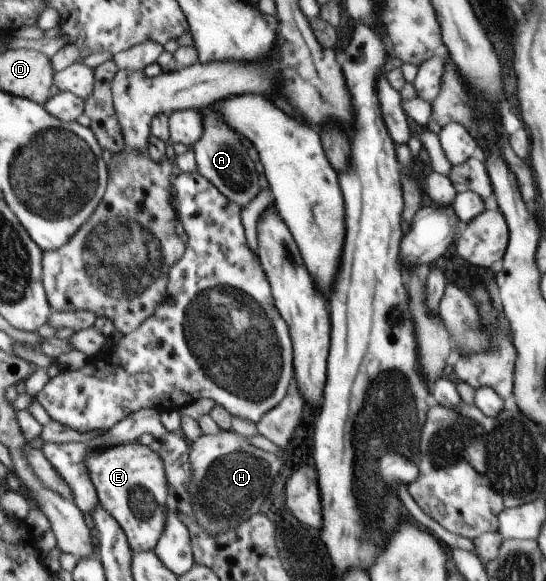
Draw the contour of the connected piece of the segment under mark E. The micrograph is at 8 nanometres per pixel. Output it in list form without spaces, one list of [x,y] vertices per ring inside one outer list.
[[[137,441],[124,442],[93,451],[85,457],[85,464],[99,506],[124,530],[131,550],[152,551],[159,537],[165,534],[167,506],[164,502],[168,494],[168,480],[157,453]]]

